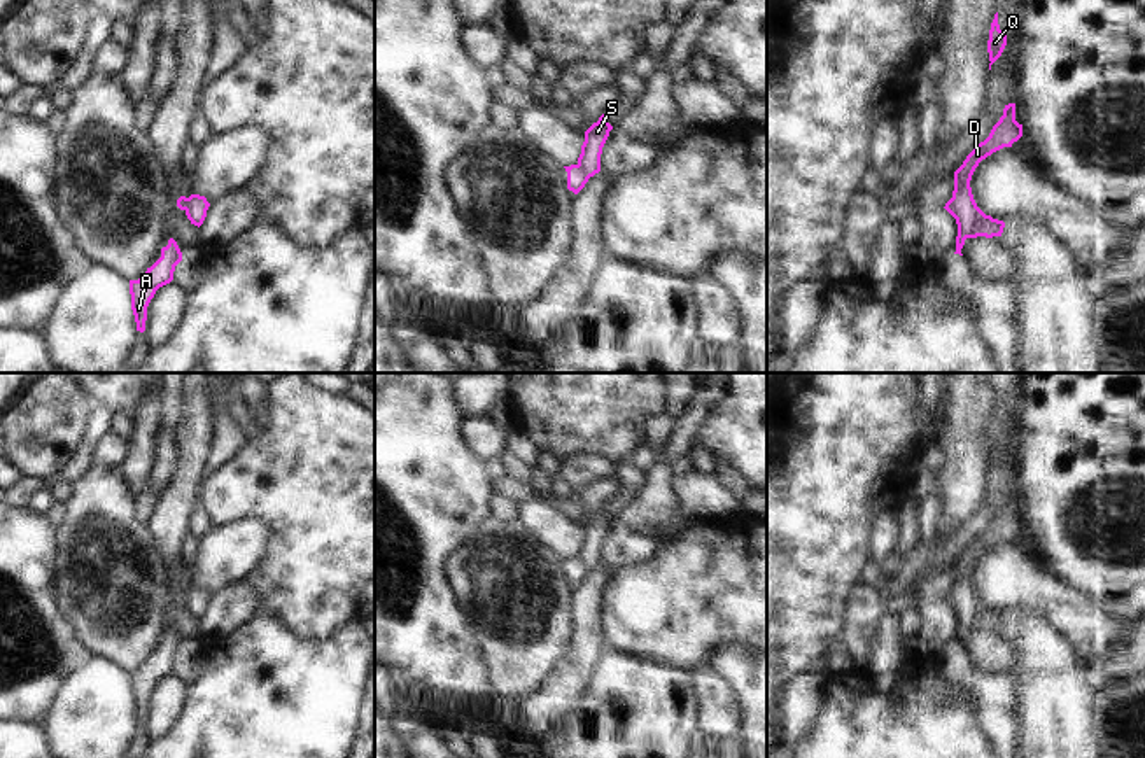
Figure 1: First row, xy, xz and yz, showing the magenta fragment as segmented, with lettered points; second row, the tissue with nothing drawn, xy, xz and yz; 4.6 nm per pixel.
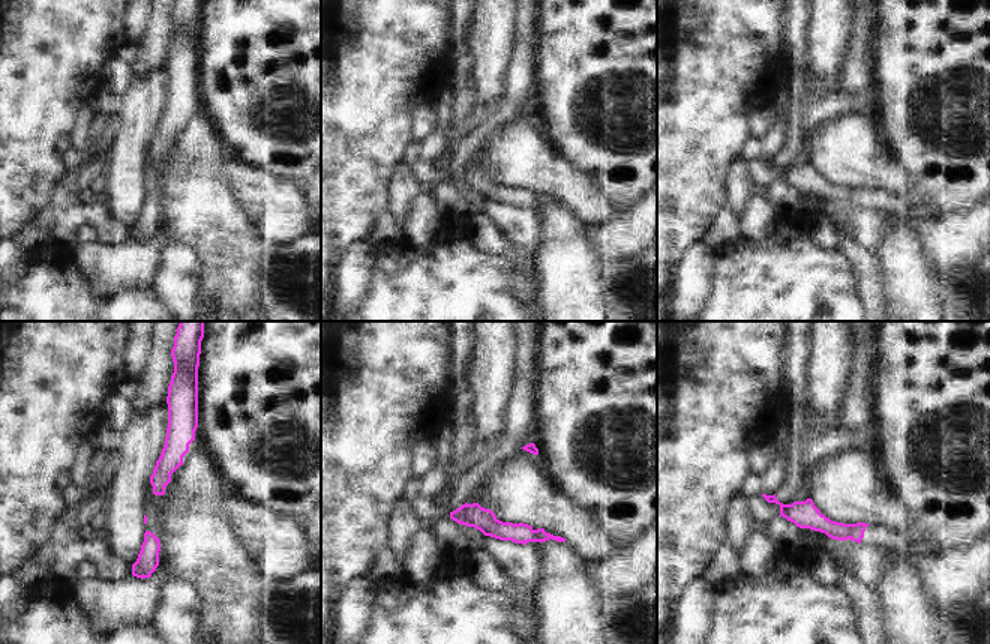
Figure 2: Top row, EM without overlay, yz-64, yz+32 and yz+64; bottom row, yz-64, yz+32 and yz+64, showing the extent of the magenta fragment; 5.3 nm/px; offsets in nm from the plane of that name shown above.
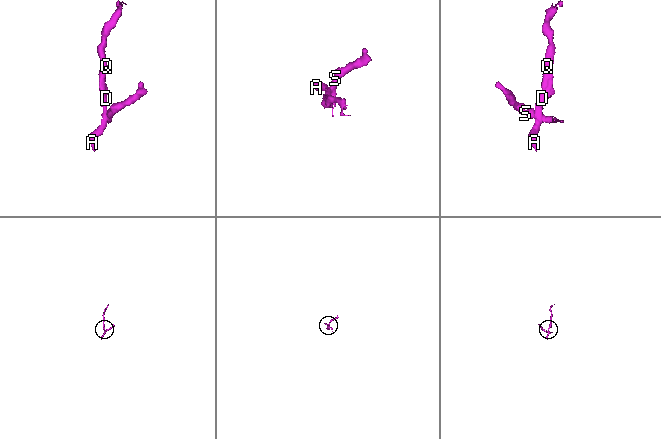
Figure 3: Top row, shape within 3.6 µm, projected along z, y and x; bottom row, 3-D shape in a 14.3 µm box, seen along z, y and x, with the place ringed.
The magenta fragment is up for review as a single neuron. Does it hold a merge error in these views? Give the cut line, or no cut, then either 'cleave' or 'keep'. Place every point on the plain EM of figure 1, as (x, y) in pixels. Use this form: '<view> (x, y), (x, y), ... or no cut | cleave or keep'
yz (984, 608), (979, 617), (995, 627) | cleave

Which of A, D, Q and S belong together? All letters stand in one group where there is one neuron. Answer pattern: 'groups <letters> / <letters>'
groups A D Q / S

